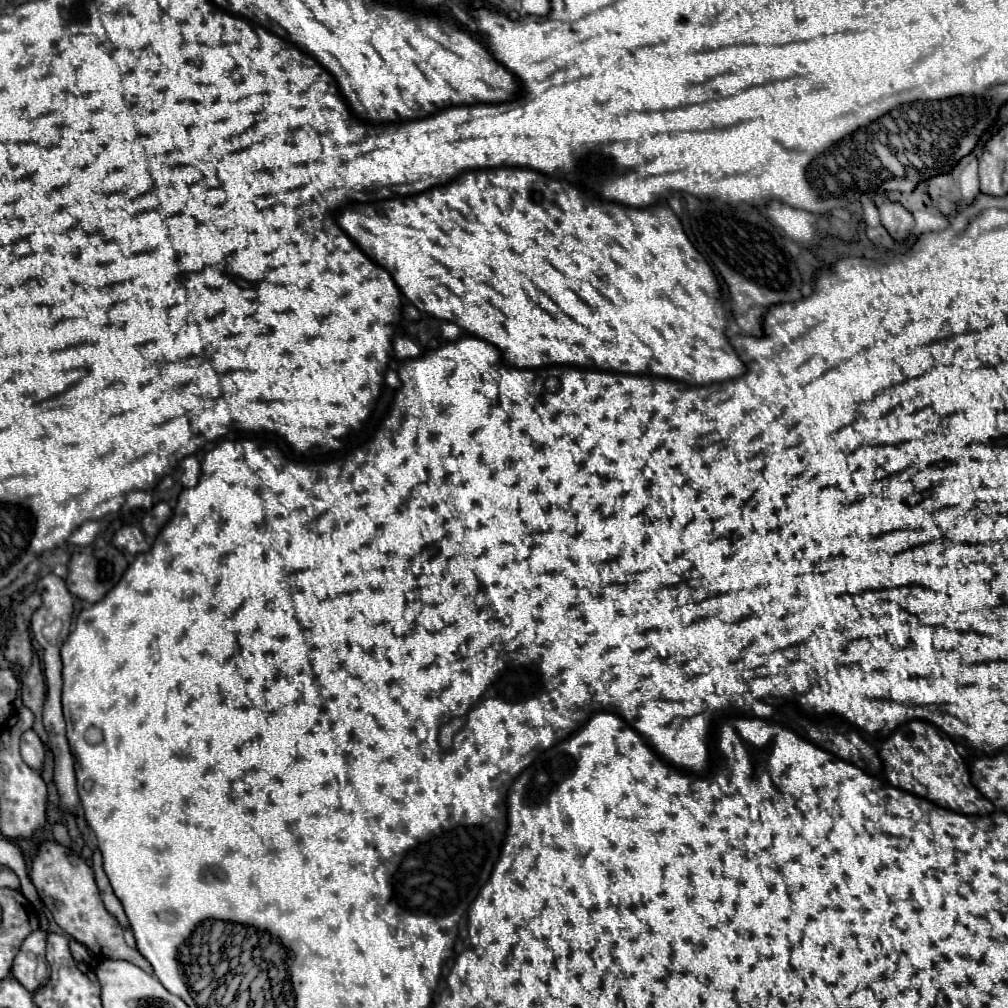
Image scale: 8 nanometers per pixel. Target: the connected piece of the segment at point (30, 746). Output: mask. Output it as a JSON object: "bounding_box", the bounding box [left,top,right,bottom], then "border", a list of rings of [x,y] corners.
{"bounding_box":[20,729,46,771],"border":[[[28,729],[28,731],[22,733],[20,753],[22,753],[22,759],[24,759],[30,767],[34,767],[34,769],[40,771],[40,767],[42,767],[42,763],[44,763],[46,751],[44,751],[44,745],[42,745],[42,741],[40,741],[40,737],[38,737],[38,733],[36,733],[34,729]]]}

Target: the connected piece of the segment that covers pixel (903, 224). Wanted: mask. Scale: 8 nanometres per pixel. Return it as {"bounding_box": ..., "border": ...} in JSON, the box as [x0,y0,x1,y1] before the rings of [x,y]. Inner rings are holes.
{"bounding_box":[878,201,914,241],"border":[[[888,201],[888,203],[882,203],[878,209],[880,209],[882,225],[888,229],[888,233],[896,241],[904,239],[908,235],[908,231],[914,227],[914,217],[904,205],[900,205],[896,201]]]}

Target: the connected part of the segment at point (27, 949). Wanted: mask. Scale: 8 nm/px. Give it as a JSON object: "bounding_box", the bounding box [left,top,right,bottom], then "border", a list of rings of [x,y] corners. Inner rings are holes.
{"bounding_box":[12,929,50,991],"border":[[[38,929],[34,933],[30,933],[16,959],[12,965],[12,975],[28,989],[28,991],[36,991],[38,987],[42,987],[48,977],[50,977],[50,969],[44,957],[44,949],[46,949],[46,931]]]}

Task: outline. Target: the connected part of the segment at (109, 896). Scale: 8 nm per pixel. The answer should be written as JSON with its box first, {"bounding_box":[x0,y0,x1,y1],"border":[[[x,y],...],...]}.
{"bounding_box":[92,849,128,927],"border":[[[94,849],[92,853],[92,869],[94,869],[94,875],[96,875],[96,885],[100,889],[100,895],[102,895],[102,901],[106,905],[106,909],[118,919],[118,923],[122,927],[128,927],[128,919],[124,915],[124,909],[122,909],[122,903],[118,901],[118,897],[114,895],[112,887],[110,887],[110,881],[106,877],[106,873],[102,871],[102,857],[100,857],[100,851]]]}

